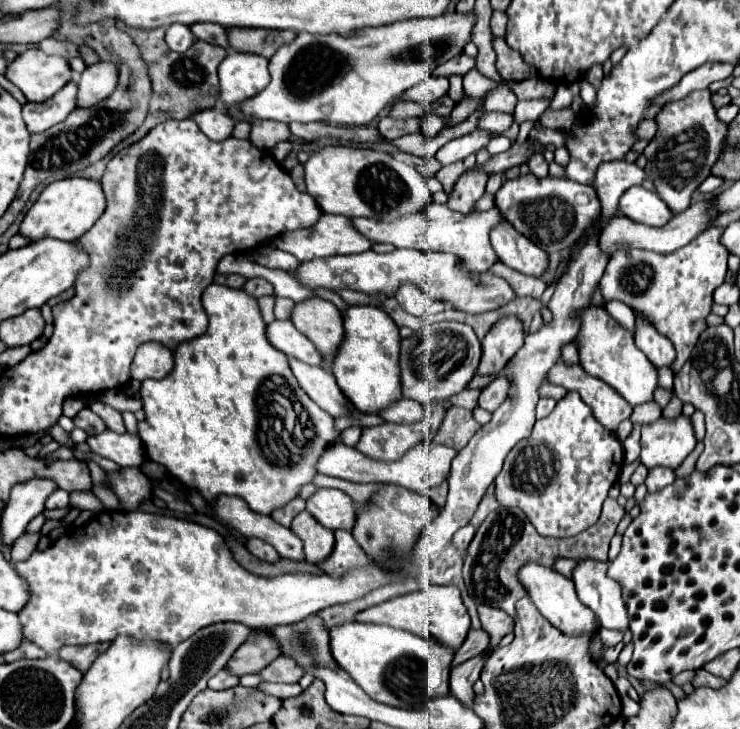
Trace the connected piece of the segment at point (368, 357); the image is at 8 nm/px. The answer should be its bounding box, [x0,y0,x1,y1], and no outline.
[332,306,402,414]

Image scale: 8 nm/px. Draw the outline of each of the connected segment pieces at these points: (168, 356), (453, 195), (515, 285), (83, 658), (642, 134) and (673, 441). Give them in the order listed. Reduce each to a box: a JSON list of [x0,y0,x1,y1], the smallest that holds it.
[[132,342,174,380],[446,172,488,214],[492,260,546,298],[58,642,108,674],[636,116,656,140],[642,414,696,468]]

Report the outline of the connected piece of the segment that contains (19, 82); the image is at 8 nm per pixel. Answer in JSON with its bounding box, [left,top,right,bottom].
[4,50,72,102]

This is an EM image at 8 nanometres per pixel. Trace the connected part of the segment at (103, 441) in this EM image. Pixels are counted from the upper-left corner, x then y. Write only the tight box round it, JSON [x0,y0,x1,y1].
[88,430,146,466]

